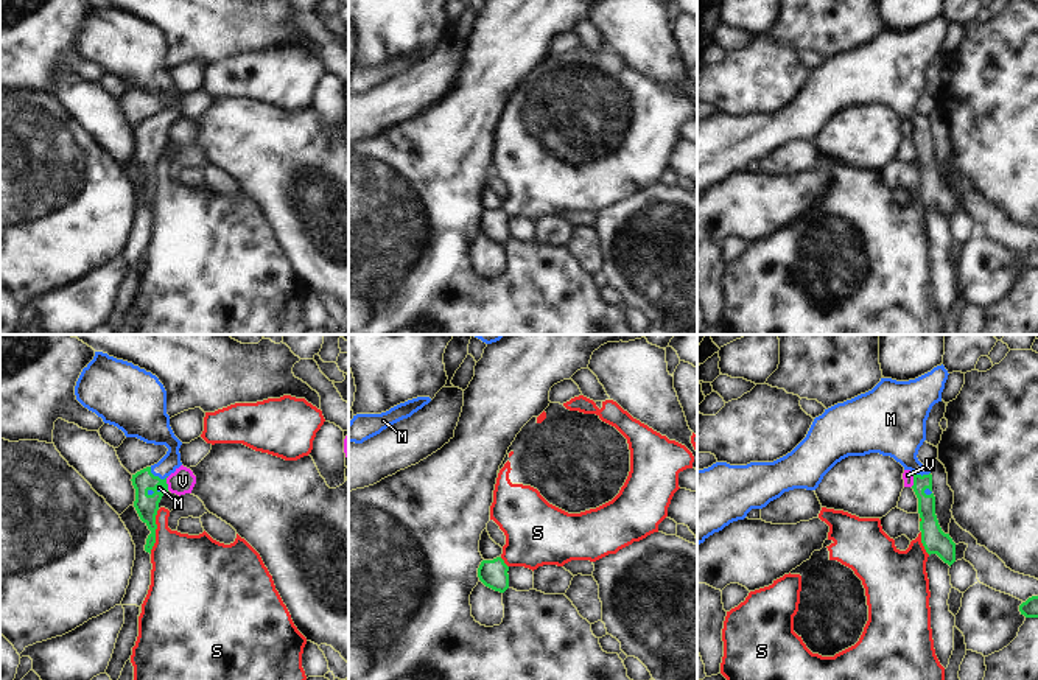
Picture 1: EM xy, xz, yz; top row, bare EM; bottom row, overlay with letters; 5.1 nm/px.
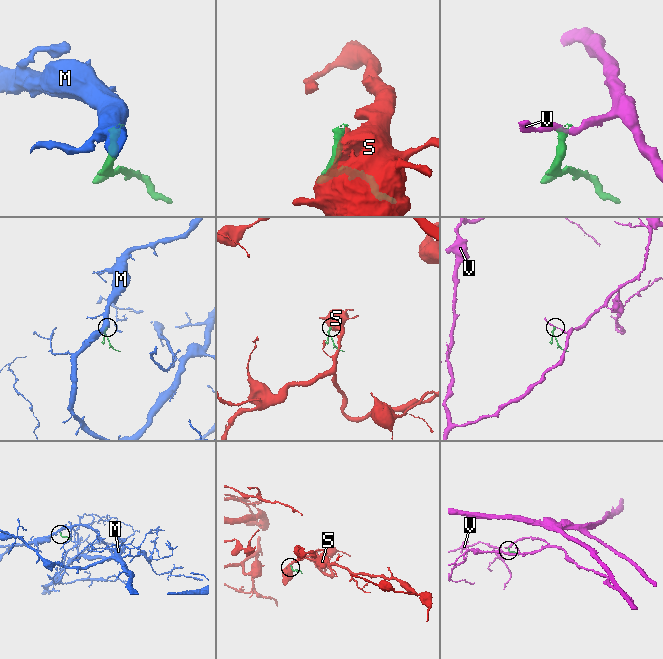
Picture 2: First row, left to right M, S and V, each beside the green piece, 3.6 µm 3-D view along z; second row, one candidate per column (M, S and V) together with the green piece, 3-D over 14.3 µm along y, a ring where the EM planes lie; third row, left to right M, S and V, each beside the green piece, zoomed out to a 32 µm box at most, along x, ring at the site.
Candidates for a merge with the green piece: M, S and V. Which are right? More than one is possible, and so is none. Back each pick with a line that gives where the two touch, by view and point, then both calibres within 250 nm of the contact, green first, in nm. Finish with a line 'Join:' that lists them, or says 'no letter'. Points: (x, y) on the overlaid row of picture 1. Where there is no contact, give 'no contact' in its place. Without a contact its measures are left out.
M: meets green in xy at (157, 476); 120 nm thick on the green side, 160 nm on the other
Join: M

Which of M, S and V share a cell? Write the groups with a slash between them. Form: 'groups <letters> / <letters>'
groups M / S / V

